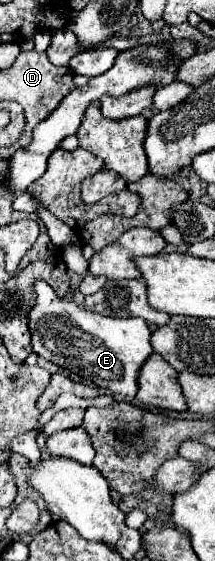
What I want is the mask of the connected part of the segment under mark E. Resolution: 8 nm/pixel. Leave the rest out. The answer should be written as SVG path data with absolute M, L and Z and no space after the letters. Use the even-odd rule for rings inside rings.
M39 279L35 281L35 307L29 313L29 333L33 353L75 373L91 379L97 387L111 389L117 395L133 397L137 393L137 371L153 353L149 343L151 331L139 317L119 319L79 307L73 299L59 297L55 289Z

